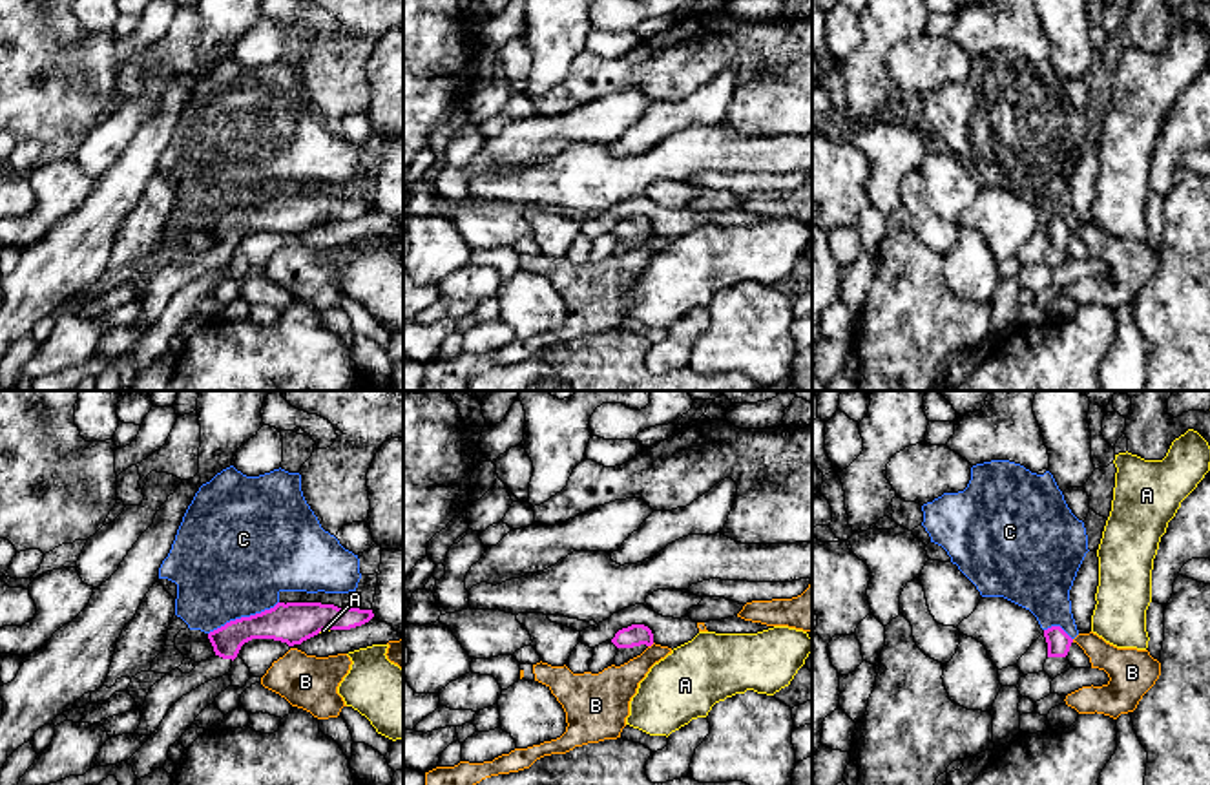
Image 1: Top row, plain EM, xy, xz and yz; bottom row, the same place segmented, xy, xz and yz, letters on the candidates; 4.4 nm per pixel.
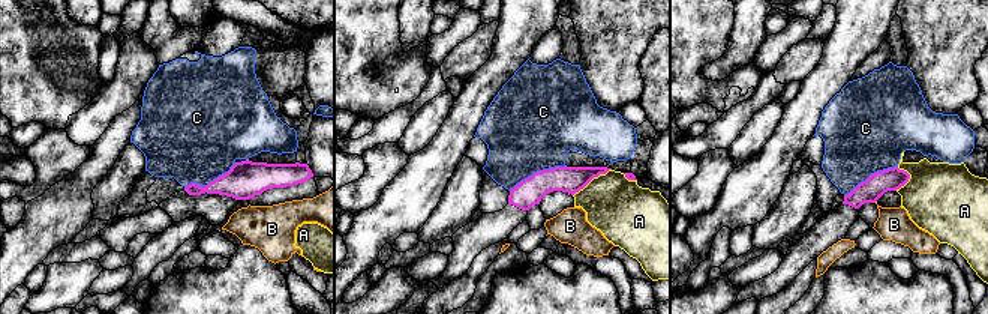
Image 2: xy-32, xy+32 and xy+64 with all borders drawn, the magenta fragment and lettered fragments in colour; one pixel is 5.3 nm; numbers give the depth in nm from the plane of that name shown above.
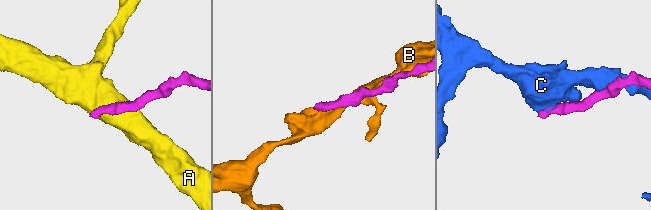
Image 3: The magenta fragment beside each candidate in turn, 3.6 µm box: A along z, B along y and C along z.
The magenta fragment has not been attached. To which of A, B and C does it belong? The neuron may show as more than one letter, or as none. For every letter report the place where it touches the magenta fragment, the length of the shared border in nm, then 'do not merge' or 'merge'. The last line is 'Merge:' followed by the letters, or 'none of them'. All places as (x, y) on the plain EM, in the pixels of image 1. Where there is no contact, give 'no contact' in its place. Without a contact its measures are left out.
A: contact xy (323, 219); length 60 nm; do not merge
B: contact xz (650, 236); length 40 nm; do not merge
C: contact xy (243, 209); length 340 nm; do not merge
Merge: none of them

